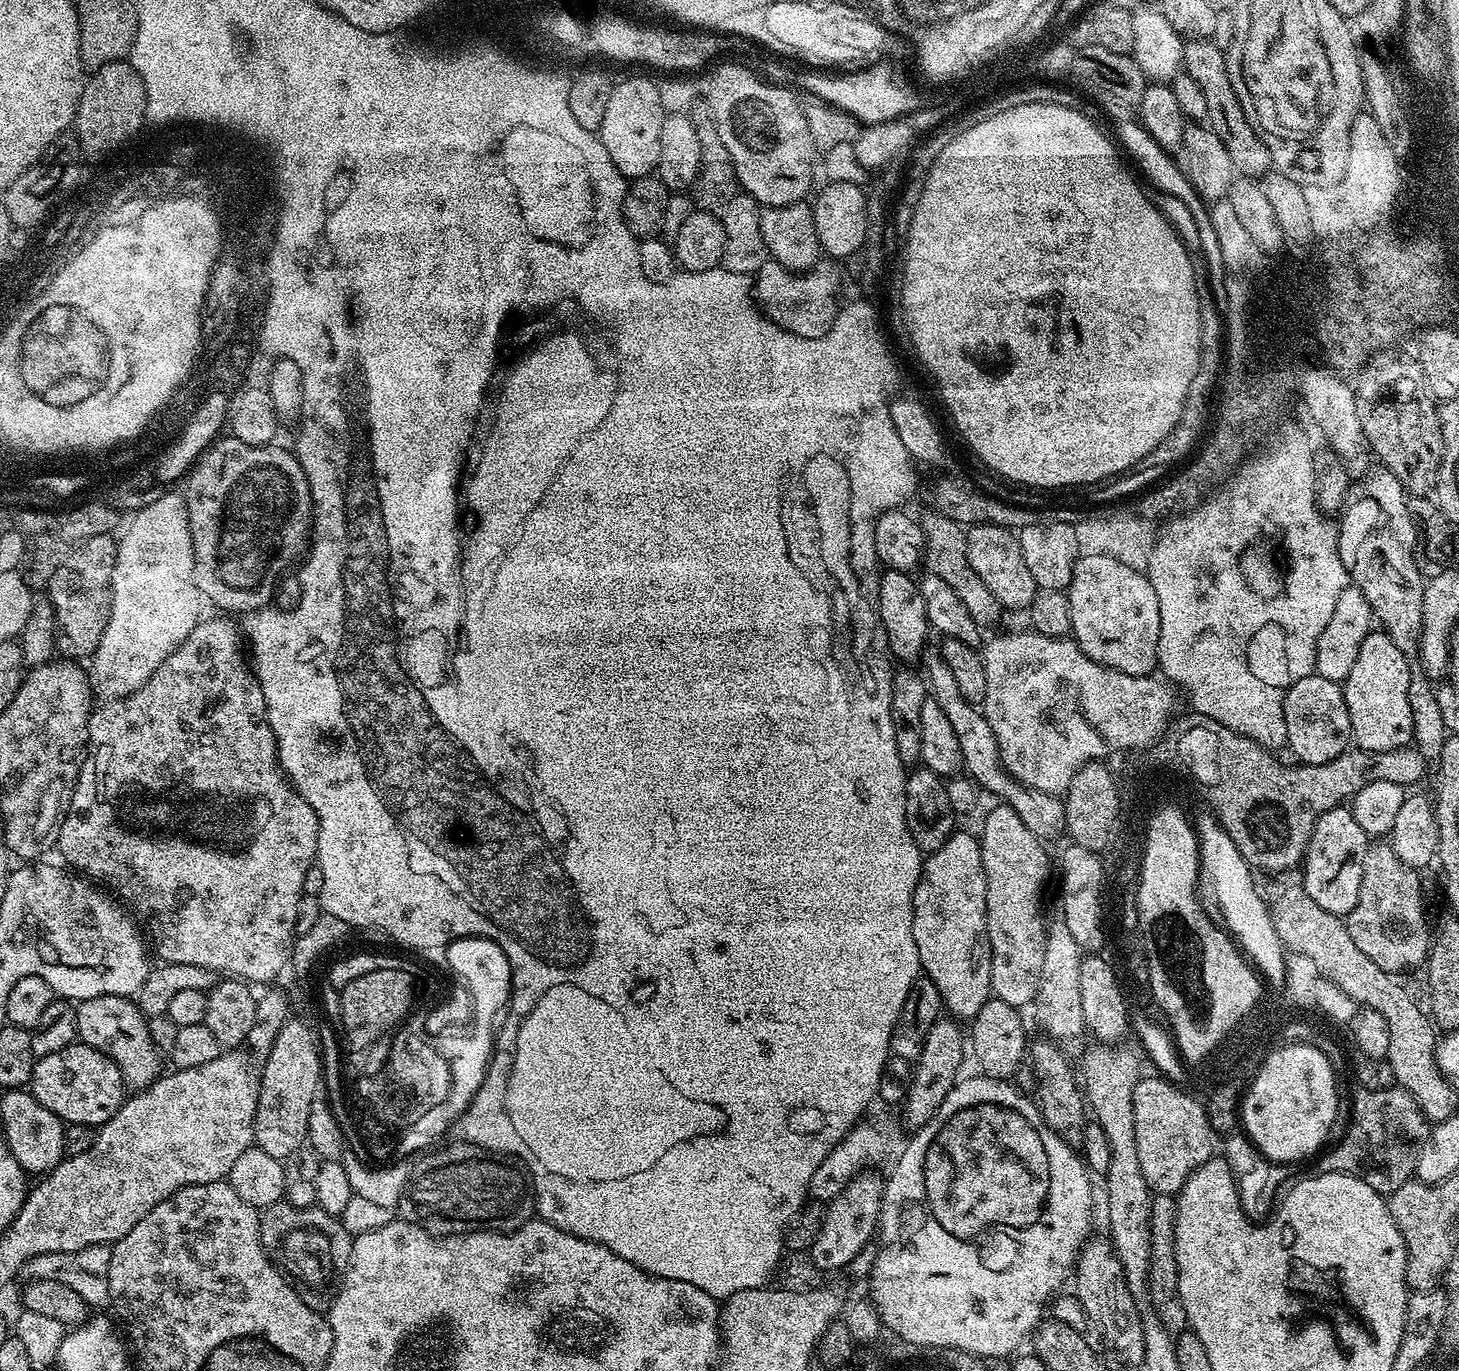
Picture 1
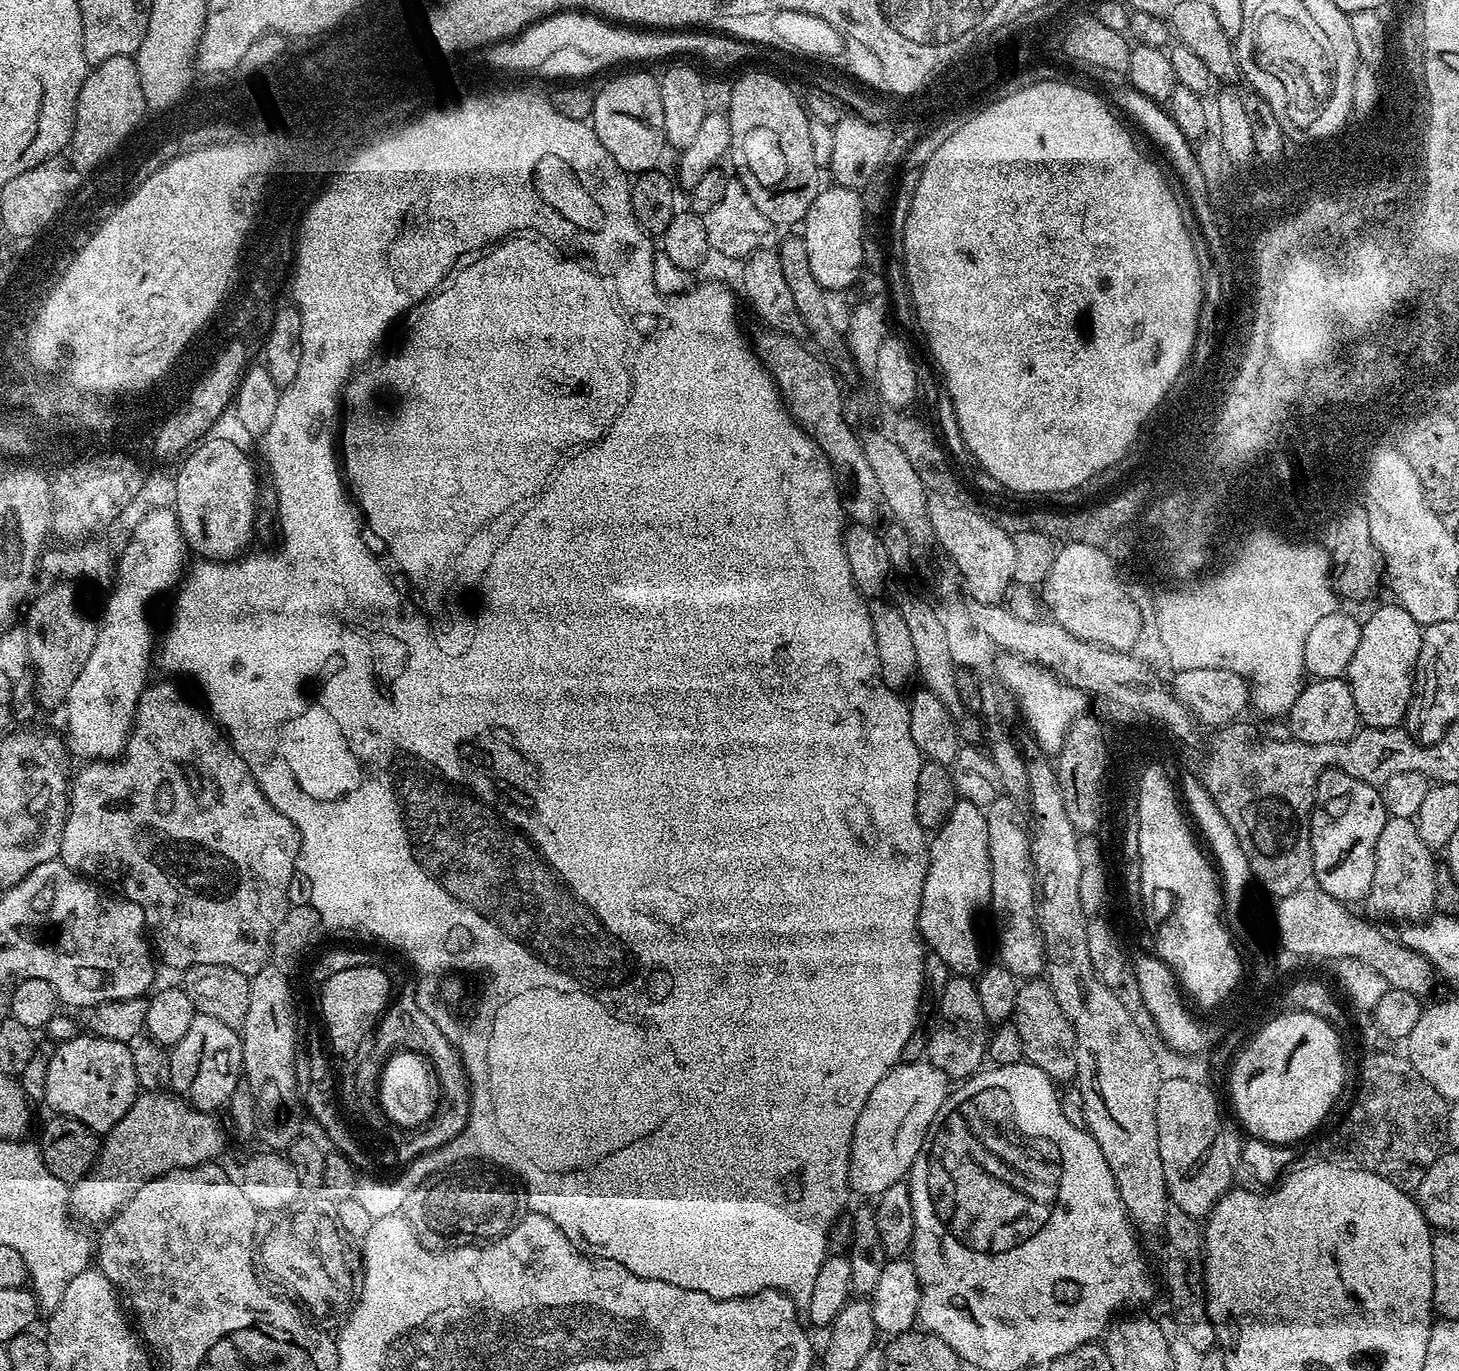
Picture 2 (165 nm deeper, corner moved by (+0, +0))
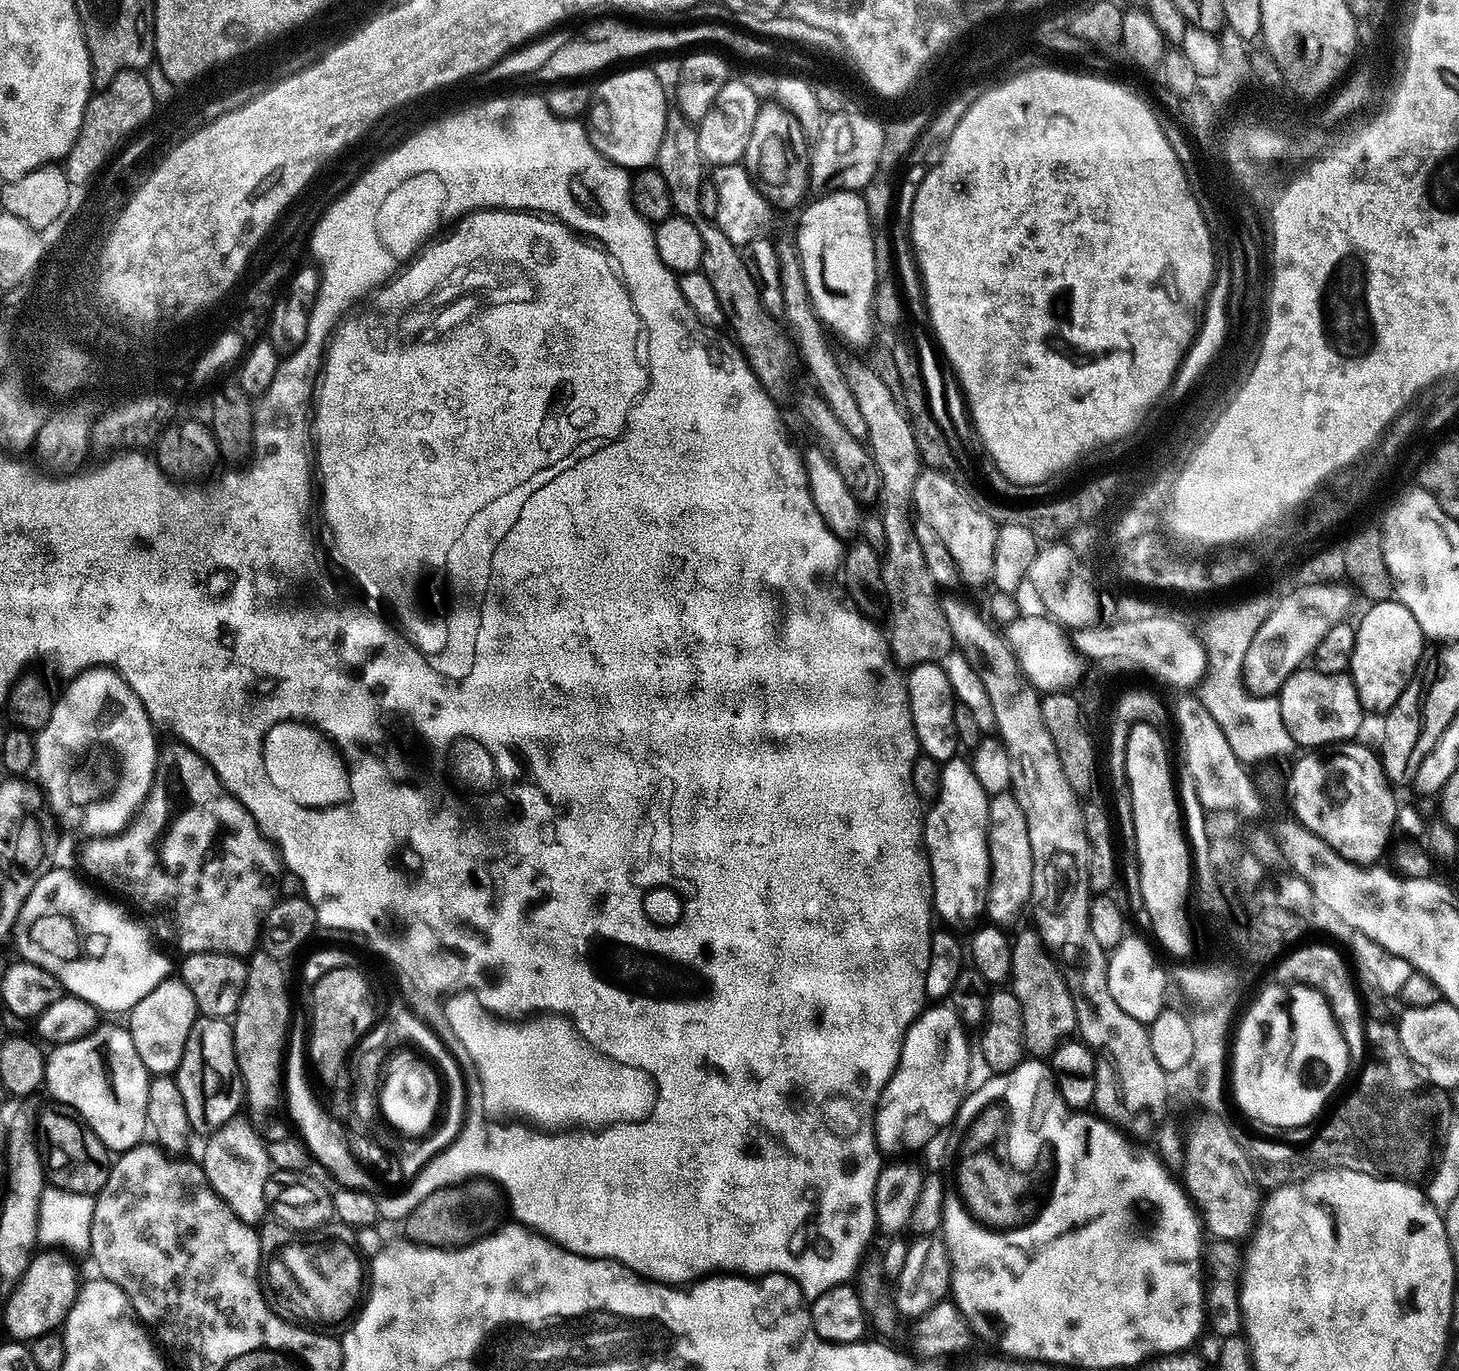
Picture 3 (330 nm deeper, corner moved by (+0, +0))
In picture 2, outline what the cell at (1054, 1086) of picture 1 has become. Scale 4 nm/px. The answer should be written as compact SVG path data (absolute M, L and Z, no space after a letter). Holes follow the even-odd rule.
M1047 979L1025 980L1017 987L1011 1023L1015 1025L1018 1038L1021 1039L1023 1059L1027 1063L1041 1068L1053 1082L1076 1080L1076 1035L1066 1014L1062 1014L1062 1006L1058 1006L1058 998L1054 998L1054 990L1048 985Z

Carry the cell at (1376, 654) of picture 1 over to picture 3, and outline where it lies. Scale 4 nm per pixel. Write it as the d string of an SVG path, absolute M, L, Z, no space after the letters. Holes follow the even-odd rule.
M1391 598L1378 601L1369 608L1360 624L1355 625L1356 641L1350 675L1365 713L1387 714L1398 698L1402 698L1406 686L1416 675L1416 669L1426 655L1426 637L1414 614L1410 614L1410 610L1406 610L1399 600Z

